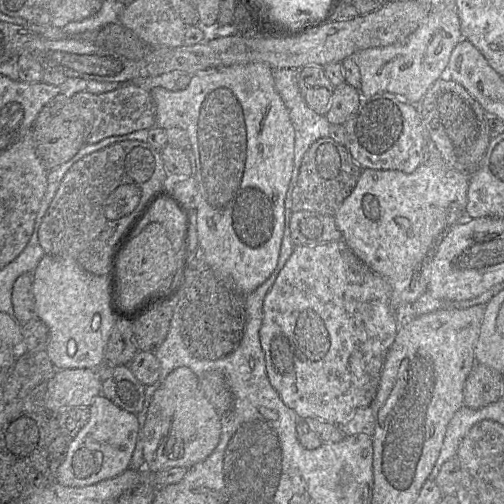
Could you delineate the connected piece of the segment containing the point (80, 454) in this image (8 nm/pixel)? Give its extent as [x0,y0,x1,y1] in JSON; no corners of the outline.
[56,394,141,486]

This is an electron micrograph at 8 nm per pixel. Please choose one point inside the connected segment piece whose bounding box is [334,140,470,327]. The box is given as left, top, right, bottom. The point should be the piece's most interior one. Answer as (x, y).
(393, 221)

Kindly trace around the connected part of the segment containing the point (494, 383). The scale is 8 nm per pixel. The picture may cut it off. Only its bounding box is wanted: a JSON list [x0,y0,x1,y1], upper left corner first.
[463,363,503,409]

